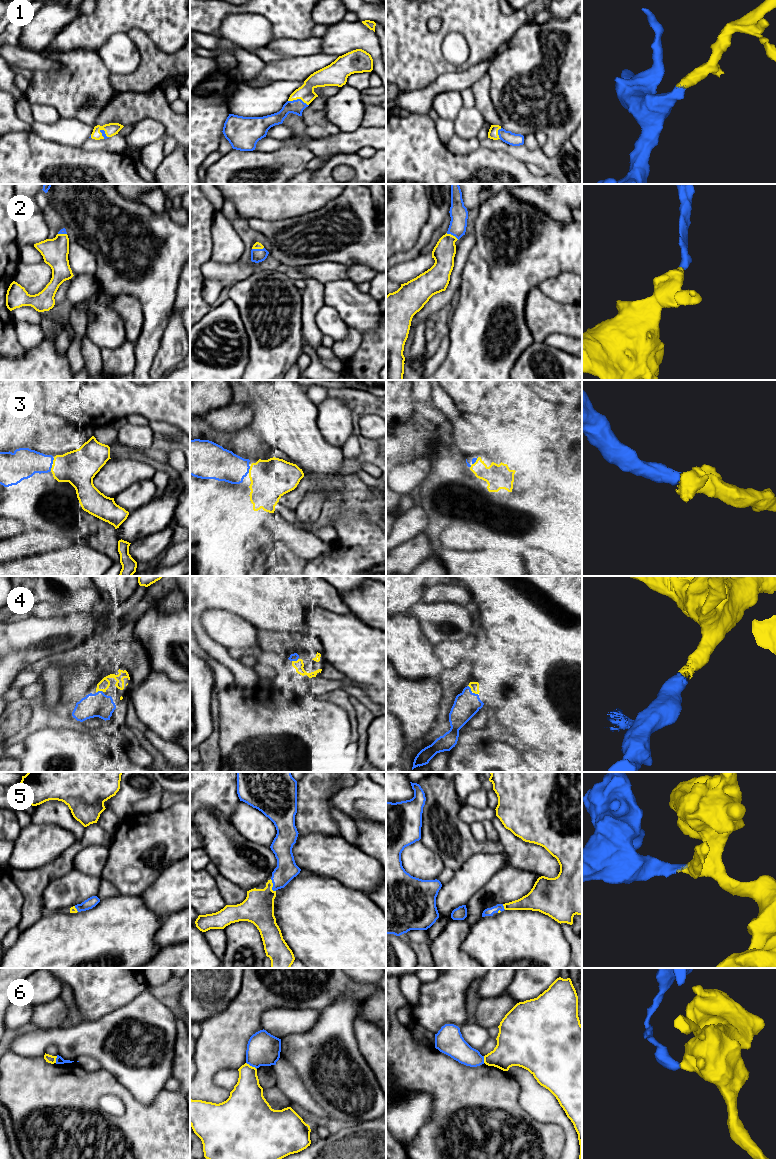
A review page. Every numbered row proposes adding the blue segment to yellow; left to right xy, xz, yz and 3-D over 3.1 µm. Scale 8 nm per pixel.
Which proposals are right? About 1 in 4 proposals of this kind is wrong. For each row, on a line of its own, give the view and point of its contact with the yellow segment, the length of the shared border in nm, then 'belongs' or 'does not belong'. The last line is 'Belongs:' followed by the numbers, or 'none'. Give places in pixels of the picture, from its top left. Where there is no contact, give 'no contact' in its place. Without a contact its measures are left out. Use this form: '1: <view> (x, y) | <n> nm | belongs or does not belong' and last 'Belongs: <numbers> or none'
1: xz (298, 98) | 170 nm | belongs
2: xz (257, 248) | 100 nm | belongs
3: xz (249, 469) | 60 nm | belongs
4: yz (472, 691) | 110 nm | belongs
5: xz (272, 886) | 110 nm | belongs
6: xz (251, 1066) | 110 nm | does not belong
Belongs: 1, 2, 3, 4, 5

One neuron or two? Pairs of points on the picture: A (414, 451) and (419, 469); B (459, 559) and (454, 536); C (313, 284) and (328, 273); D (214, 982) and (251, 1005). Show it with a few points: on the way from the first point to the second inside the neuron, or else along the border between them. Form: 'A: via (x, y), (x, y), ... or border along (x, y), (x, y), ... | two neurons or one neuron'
A: border along (409, 462), (420, 457), (426, 457), (431, 463) | two neurons
B: border along (442, 547), (458, 550), (479, 550) | two neurons
C: border along (302, 273), (314, 277), (323, 284) | two neurons
D: border along (242, 978), (239, 993), (220, 1012) | two neurons

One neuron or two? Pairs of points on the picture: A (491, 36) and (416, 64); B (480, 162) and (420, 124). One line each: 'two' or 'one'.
A: one
B: one

